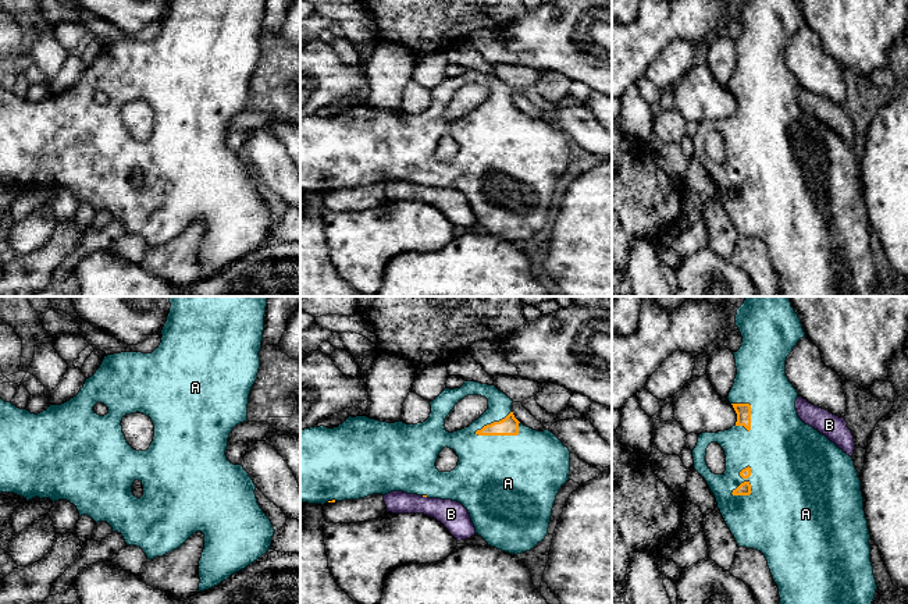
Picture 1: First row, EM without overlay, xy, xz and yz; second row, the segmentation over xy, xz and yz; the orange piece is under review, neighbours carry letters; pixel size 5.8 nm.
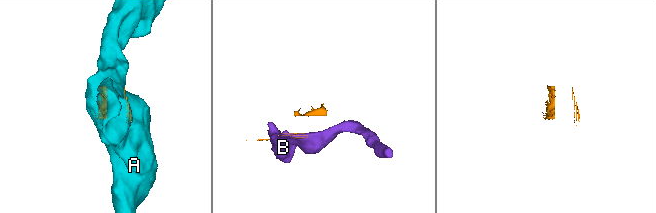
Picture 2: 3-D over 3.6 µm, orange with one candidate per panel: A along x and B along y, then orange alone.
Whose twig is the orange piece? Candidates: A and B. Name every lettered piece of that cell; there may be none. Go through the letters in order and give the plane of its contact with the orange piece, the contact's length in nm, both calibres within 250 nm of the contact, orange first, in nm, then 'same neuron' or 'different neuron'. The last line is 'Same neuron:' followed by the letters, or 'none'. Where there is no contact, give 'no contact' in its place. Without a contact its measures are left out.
A: contact in xz; length 280 nm; calibres 110 and 500 nm; same neuron
B: contact in xz; length 30 nm; calibres 20 and 160 nm; different neuron
Same neuron: A

